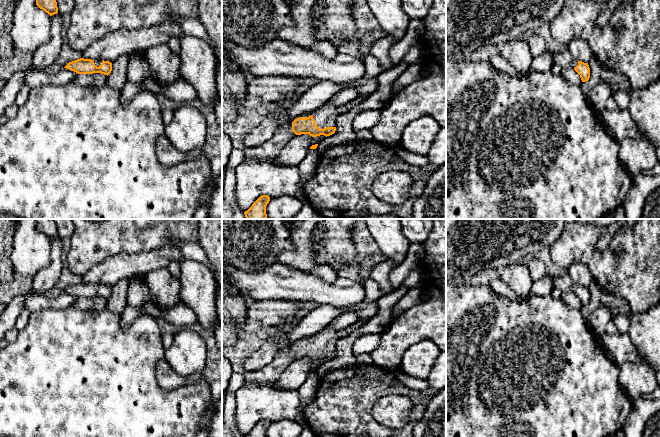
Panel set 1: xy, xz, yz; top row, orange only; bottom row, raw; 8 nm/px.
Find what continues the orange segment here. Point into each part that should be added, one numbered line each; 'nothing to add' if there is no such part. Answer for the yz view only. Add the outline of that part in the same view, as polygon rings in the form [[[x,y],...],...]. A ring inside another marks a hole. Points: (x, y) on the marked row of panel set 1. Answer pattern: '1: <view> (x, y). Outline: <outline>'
1: yz (564, 59). Outline: [[[566,48],[565,50],[558,53],[553,52],[553,61],[554,61],[554,64],[559,65],[563,69],[564,68],[574,69],[578,65],[579,60],[574,58]]]

